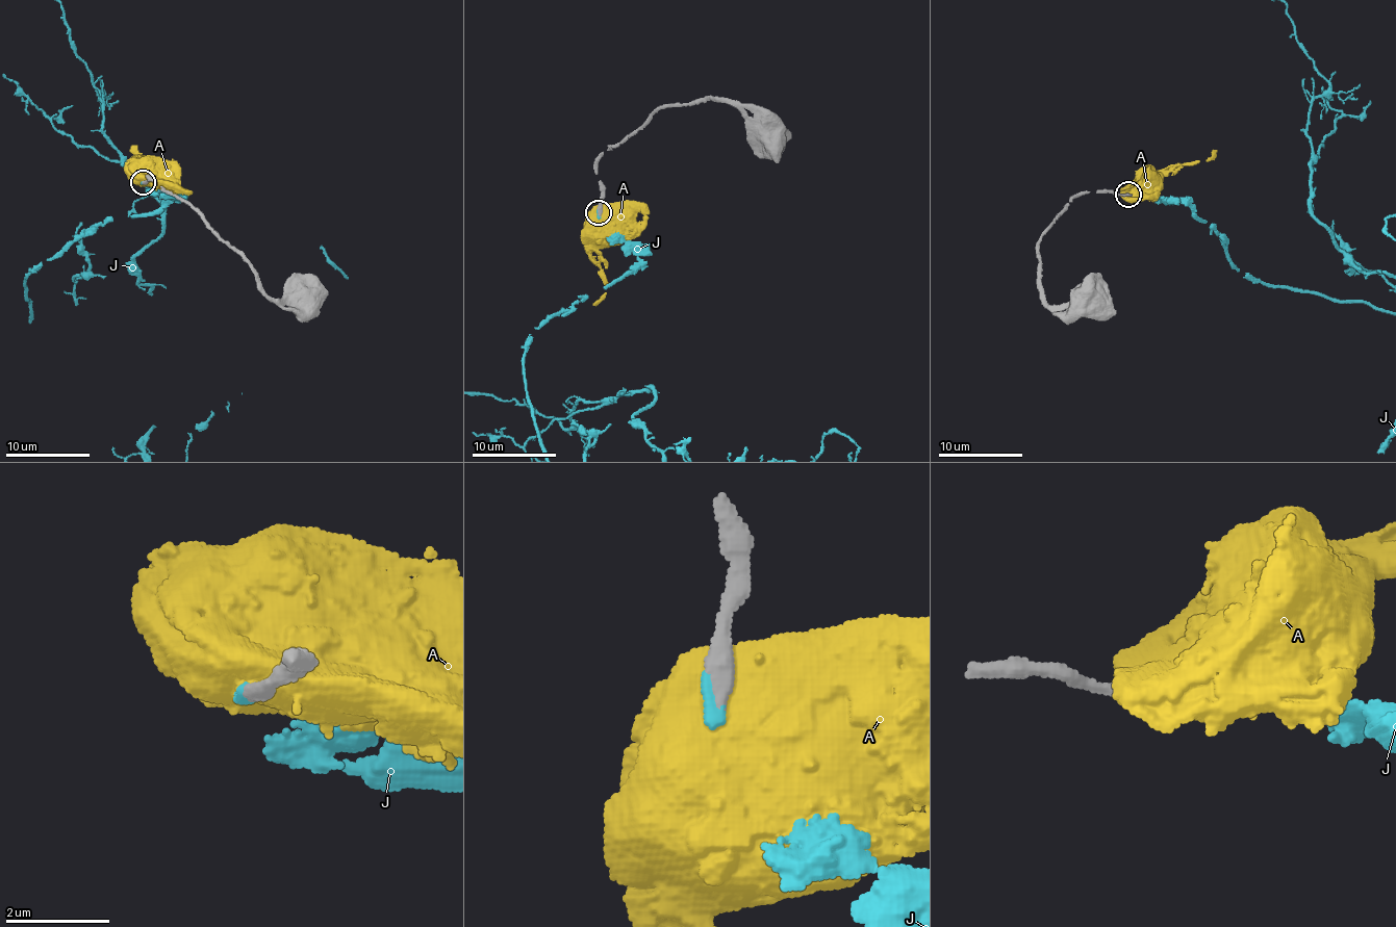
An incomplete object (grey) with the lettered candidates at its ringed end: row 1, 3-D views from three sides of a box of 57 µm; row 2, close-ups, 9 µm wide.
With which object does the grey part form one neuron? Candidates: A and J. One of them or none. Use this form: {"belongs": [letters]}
{"belongs": ["J"]}

